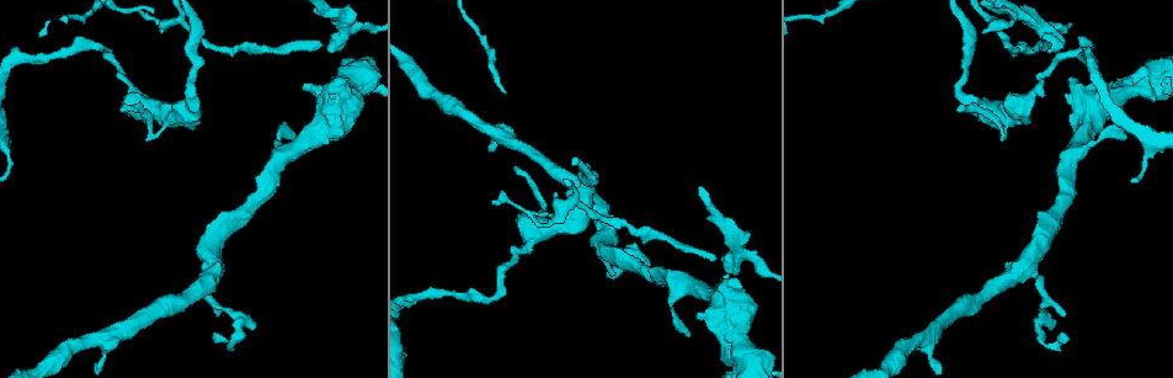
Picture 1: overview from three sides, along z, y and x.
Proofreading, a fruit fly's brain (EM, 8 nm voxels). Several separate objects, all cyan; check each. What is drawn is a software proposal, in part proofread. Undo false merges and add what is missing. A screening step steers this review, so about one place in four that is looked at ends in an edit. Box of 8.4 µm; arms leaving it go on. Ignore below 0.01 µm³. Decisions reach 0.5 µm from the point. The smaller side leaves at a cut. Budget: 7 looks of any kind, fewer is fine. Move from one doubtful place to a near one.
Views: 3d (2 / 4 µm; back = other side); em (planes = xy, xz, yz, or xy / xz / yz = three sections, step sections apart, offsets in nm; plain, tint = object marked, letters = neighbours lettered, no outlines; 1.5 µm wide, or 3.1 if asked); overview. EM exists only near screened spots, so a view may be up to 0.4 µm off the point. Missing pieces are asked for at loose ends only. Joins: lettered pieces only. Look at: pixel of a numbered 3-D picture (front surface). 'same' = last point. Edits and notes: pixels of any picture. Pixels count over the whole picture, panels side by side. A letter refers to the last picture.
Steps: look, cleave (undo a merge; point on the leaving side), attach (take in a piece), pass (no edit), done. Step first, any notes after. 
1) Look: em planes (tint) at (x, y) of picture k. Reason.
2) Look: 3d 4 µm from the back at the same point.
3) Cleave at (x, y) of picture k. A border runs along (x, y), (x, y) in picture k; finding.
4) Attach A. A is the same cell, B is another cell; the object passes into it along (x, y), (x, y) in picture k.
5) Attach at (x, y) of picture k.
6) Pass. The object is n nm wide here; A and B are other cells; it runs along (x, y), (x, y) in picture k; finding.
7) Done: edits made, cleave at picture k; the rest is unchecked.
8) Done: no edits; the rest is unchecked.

Look: em planes (plain) at (1087, 45) of picture 1.

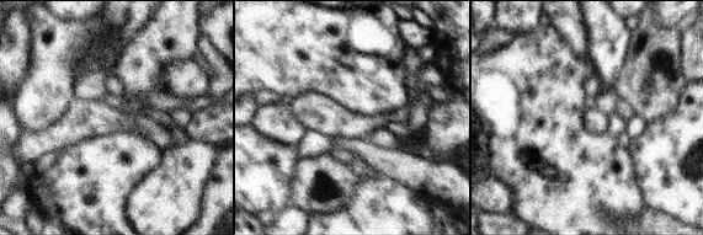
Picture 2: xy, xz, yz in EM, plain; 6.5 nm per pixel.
Look: em planes (letters) at the same point. See the neighbours.

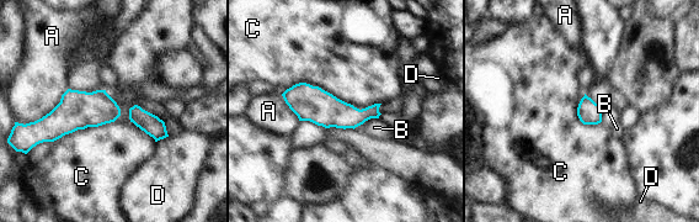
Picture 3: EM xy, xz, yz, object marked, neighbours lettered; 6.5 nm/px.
Pass. The longest contact is with C, 600 nm; A, B, C and D are other cells; it runs along (286, 95), (341, 115), (375, 115) in picture 3; continuous, no second neuron.

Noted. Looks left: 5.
Look: em planes (letters) at (120, 109) of picture 1. Tapers out.

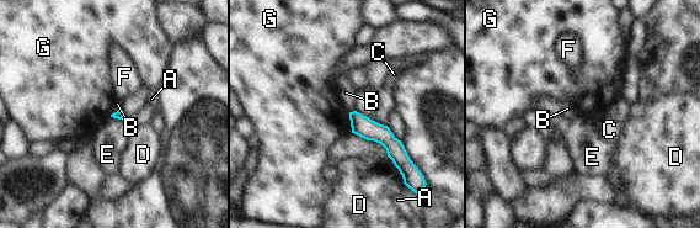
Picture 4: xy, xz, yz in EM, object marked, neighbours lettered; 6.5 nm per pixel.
Pass. The longest contact is with D, 190 nm; A, B, C, D, E, F and G are other cells; it runs along (352, 115), (378, 132), (404, 159) in picture 4; none of them fits.

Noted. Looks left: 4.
Look: em planes (letters) at (253, 328) of picture 1. Thin end.

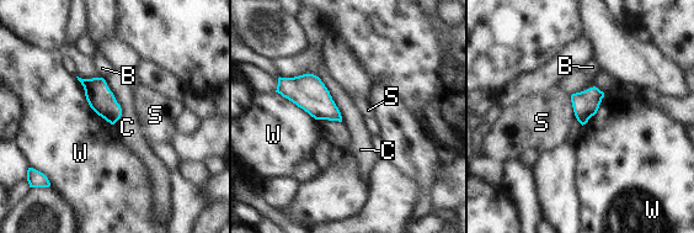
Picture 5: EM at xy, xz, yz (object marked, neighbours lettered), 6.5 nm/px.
Pass. The longest contact is with W, 400 nm; B, C, S and W are other cells; a border runs along (75, 77), (87, 104), (113, 125) in picture 5; no lettered piece goes on from it.

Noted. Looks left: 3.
Done: no edits; the rest is unchecked.

